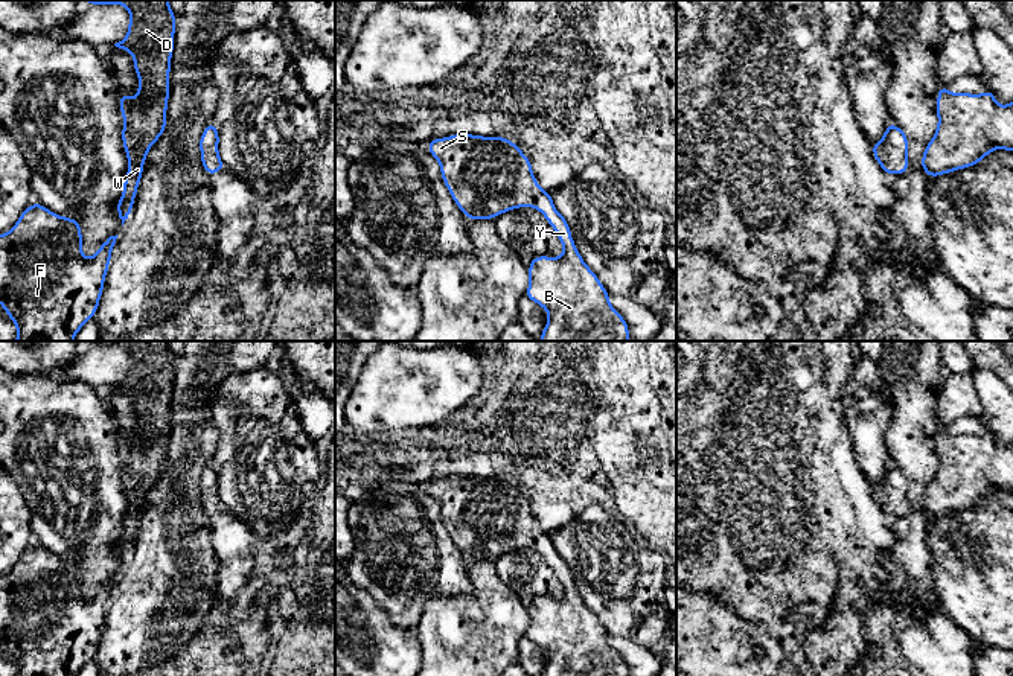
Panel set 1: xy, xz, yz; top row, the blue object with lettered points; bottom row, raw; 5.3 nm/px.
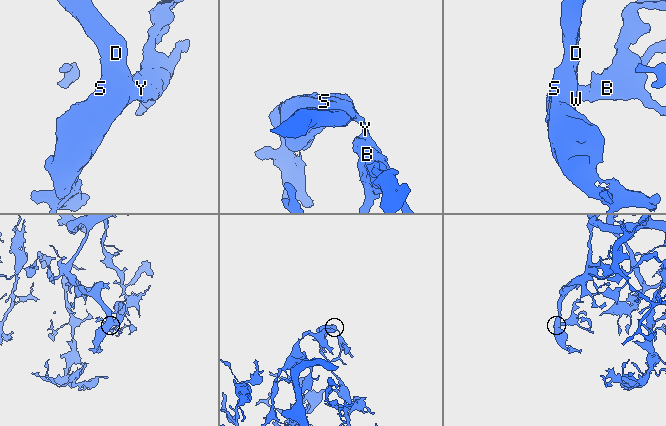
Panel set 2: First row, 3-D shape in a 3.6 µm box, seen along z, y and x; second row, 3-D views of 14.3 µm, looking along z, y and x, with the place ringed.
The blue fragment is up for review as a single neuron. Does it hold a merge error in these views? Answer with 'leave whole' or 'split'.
leave whole

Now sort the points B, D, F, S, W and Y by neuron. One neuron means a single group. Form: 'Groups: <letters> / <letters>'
Groups: B D F S W Y

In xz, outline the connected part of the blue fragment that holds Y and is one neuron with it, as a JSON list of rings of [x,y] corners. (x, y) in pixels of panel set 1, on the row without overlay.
[[[452,475],[428,484],[430,495],[439,502],[442,521],[454,544],[469,560],[495,560],[518,548],[539,551],[554,569],[564,595],[561,598],[536,597],[529,606],[530,624],[526,638],[542,647],[548,662],[541,676],[629,676],[626,661],[609,646],[609,635],[599,618],[579,595],[567,559],[535,521],[532,504],[512,481],[474,475]]]

